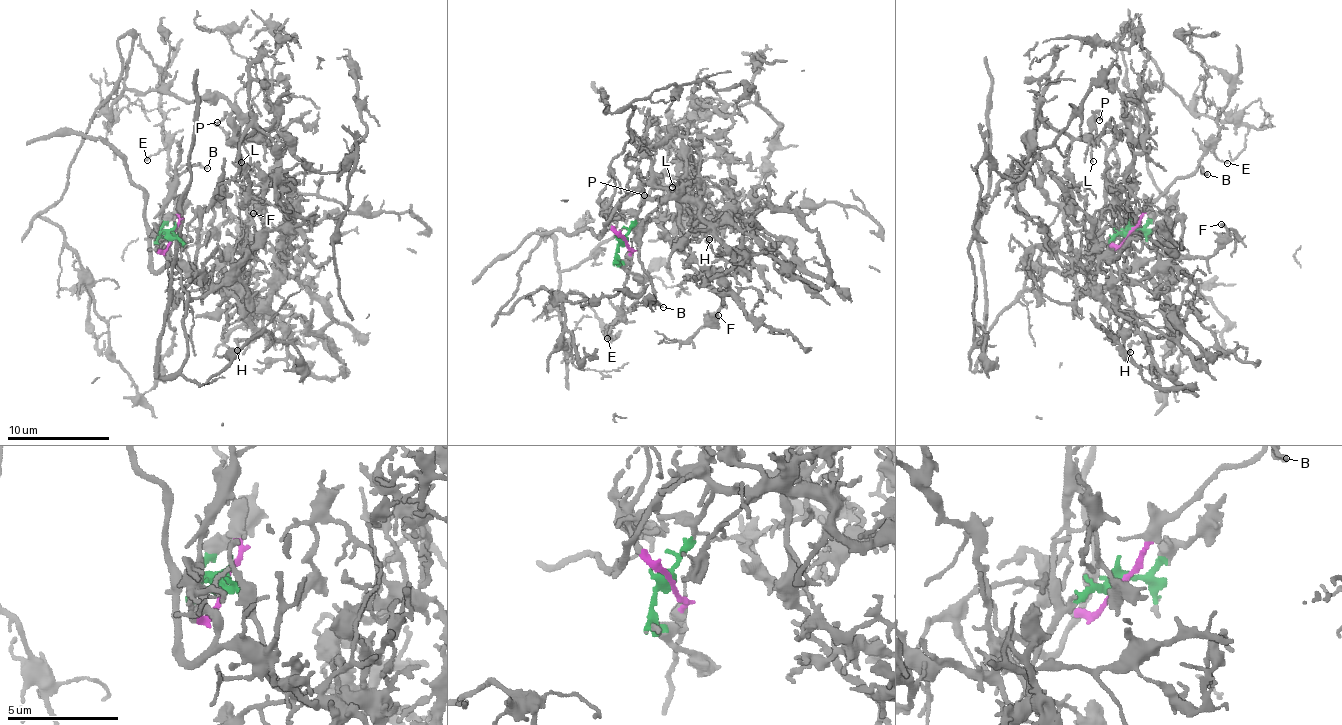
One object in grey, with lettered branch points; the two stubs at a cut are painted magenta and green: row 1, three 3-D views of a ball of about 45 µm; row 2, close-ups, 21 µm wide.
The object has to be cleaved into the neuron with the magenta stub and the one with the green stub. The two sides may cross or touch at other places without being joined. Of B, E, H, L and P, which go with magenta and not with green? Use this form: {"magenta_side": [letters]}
{"magenta_side": ["B", "E"]}

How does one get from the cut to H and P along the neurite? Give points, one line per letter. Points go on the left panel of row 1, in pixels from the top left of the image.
H: (171, 234), (182, 243), (194, 276), (241, 298), (239, 310), (255, 333), (238, 341), (236, 349)
P: (171, 234), (192, 276), (198, 221), (234, 176), (241, 137), (252, 130), (239, 140), (226, 119), (218, 121)

